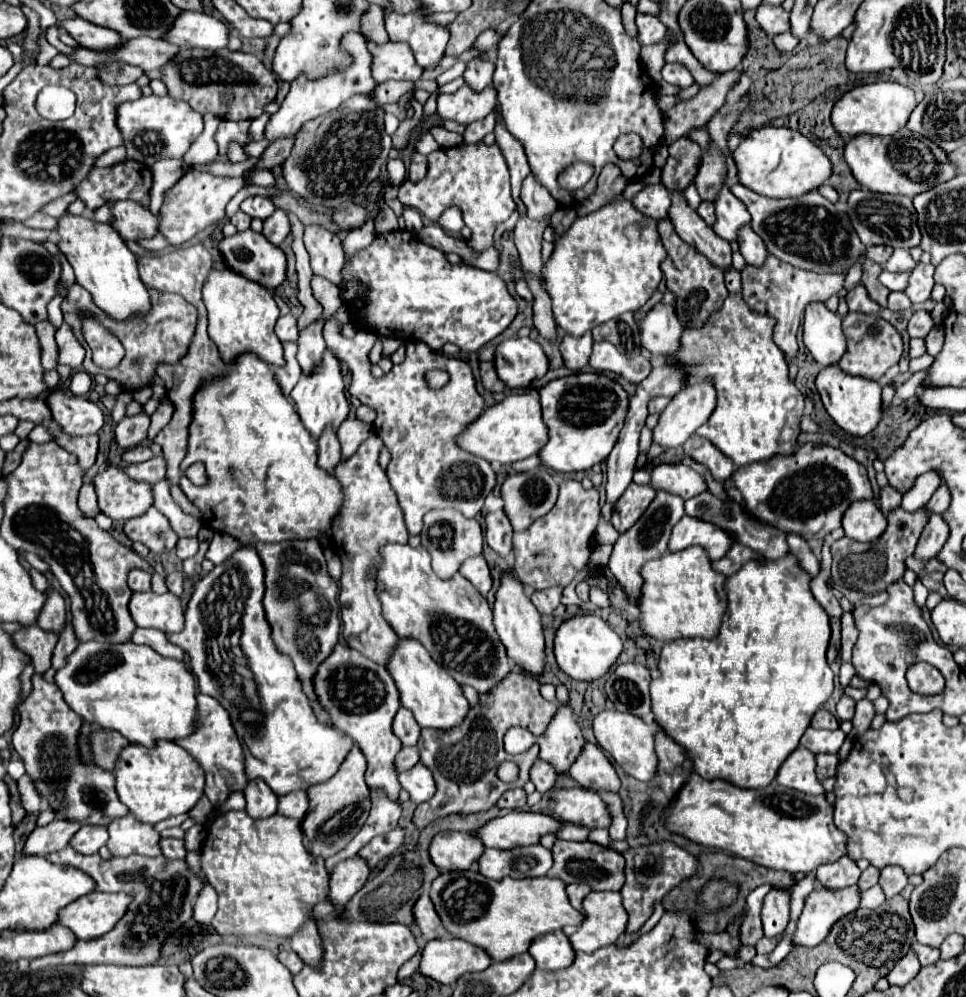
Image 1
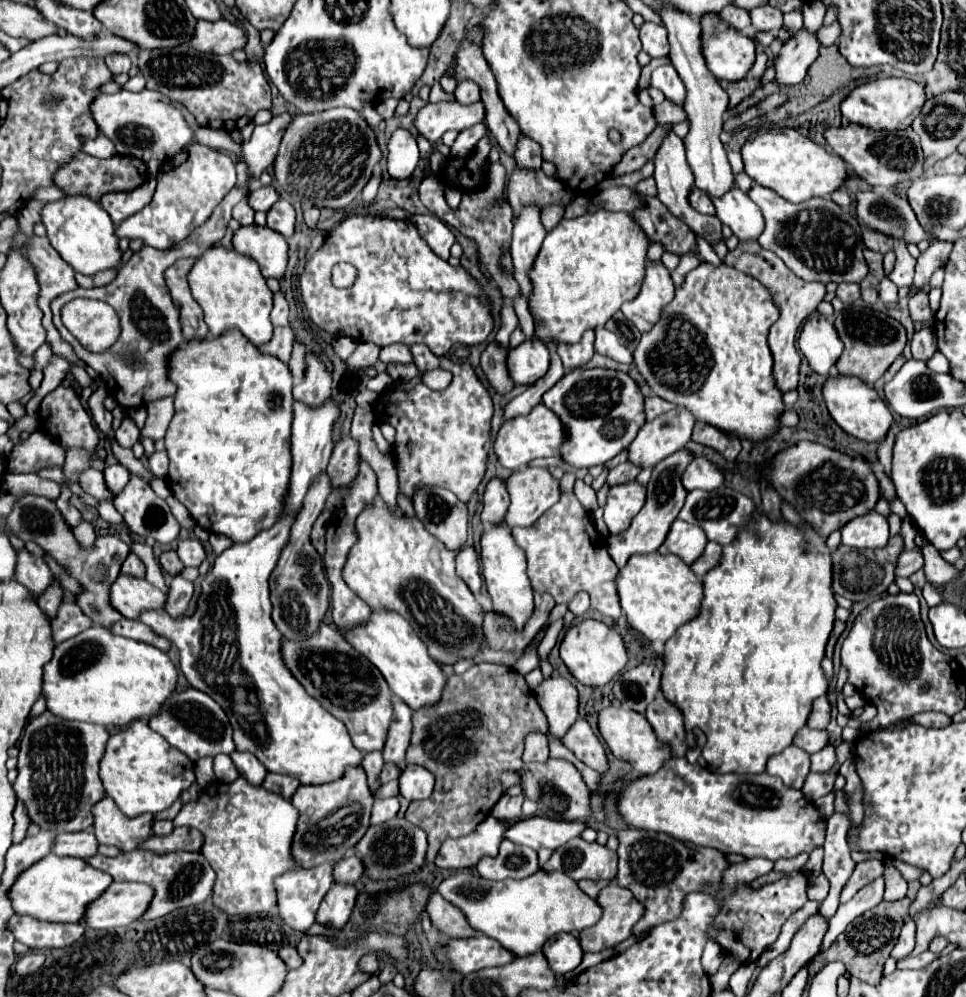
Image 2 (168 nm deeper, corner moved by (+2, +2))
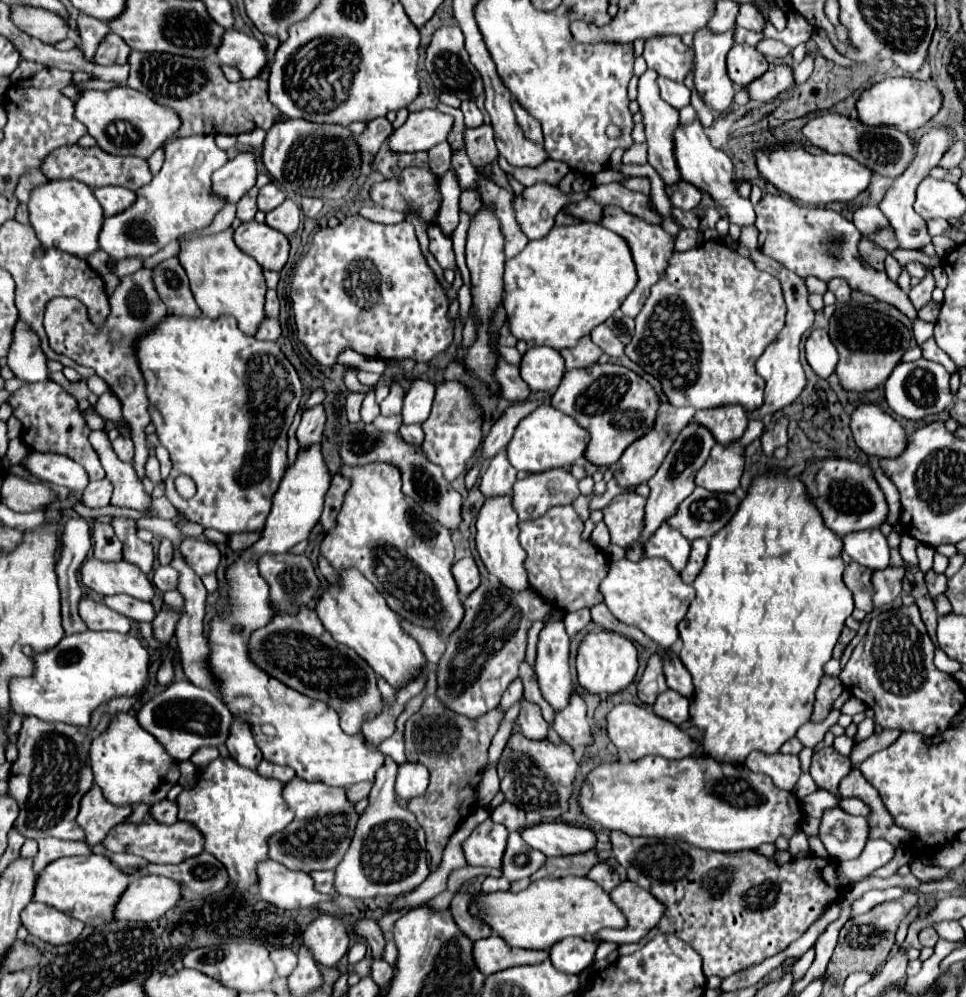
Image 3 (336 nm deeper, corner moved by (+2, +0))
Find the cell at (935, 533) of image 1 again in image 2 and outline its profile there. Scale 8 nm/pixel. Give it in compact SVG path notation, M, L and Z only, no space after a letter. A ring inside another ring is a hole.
M916 546L912 550L904 550L898 558L898 566L896 566L896 576L910 576L916 570L920 570L924 566L924 558L922 558L922 548Z

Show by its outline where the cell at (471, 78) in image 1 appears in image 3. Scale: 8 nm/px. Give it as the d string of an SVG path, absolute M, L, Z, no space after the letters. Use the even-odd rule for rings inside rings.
M464 100L460 110L464 112L464 124L466 128L478 128L484 124L484 116L482 112L478 110L478 106L472 102L472 100Z

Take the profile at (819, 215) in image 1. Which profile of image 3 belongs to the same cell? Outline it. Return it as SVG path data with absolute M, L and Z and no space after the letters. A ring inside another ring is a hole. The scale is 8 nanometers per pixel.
M764 194L760 204L756 206L754 226L760 232L758 236L760 252L766 254L768 258L774 258L776 262L780 262L784 268L792 270L800 278L816 276L824 282L832 278L844 278L850 284L850 288L860 290L862 294L874 296L876 300L886 302L890 306L896 306L910 320L918 316L906 292L902 292L898 284L886 276L886 272L874 270L860 258L858 242L862 236L858 228L838 212L800 206L790 198L784 198L778 194Z

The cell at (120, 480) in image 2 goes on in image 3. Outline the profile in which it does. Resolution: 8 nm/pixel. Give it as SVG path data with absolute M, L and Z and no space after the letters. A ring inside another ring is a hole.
M104 478L100 482L90 482L90 486L82 492L82 504L88 508L102 508L110 504L112 484Z

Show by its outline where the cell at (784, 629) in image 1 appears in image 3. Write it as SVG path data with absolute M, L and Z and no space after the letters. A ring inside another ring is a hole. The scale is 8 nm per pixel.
M760 474L752 478L746 498L740 502L740 508L736 516L710 540L710 550L704 568L694 580L696 598L690 604L690 610L686 618L678 624L682 648L678 652L680 660L688 668L694 680L694 700L690 704L690 722L694 728L704 732L704 754L712 756L718 762L730 762L730 764L744 764L746 756L752 750L774 754L780 750L784 740L790 740L796 730L810 720L812 706L814 706L814 692L820 684L820 678L824 674L824 664L832 658L832 650L842 634L844 620L854 610L852 592L848 592L848 586L842 580L844 574L844 560L842 560L842 538L824 526L824 518L820 516L820 510L812 502L812 498L806 494L806 486L798 476L778 476L778 474Z

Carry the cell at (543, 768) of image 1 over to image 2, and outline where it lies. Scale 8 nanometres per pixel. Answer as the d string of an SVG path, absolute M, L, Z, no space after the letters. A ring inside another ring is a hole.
M528 734L522 760L528 762L548 762L548 738L544 734Z

